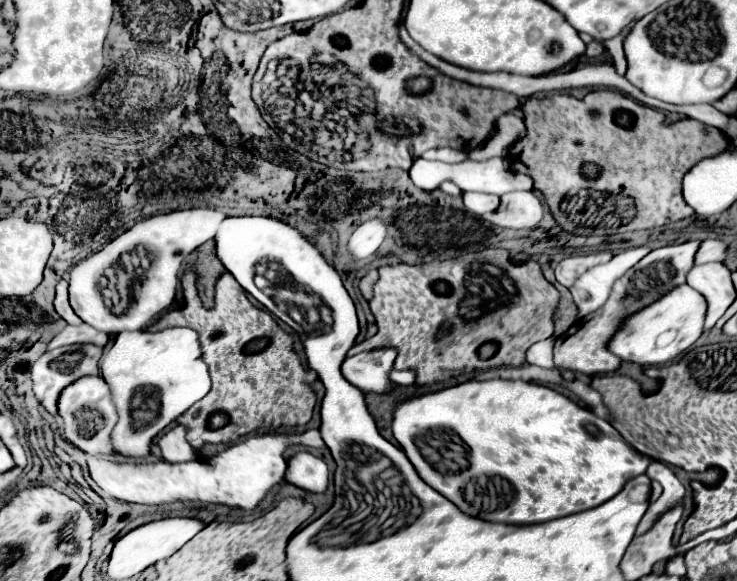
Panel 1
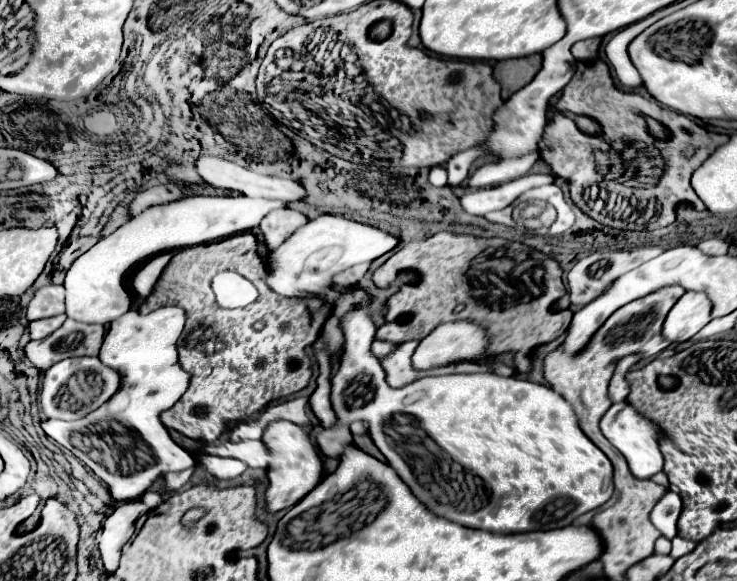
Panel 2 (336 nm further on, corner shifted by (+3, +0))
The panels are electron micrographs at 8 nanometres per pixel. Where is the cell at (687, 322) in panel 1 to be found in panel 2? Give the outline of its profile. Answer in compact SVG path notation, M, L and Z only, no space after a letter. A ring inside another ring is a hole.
M687 291L669 311L663 323L665 339L673 343L689 341L711 321L711 301L705 293Z

